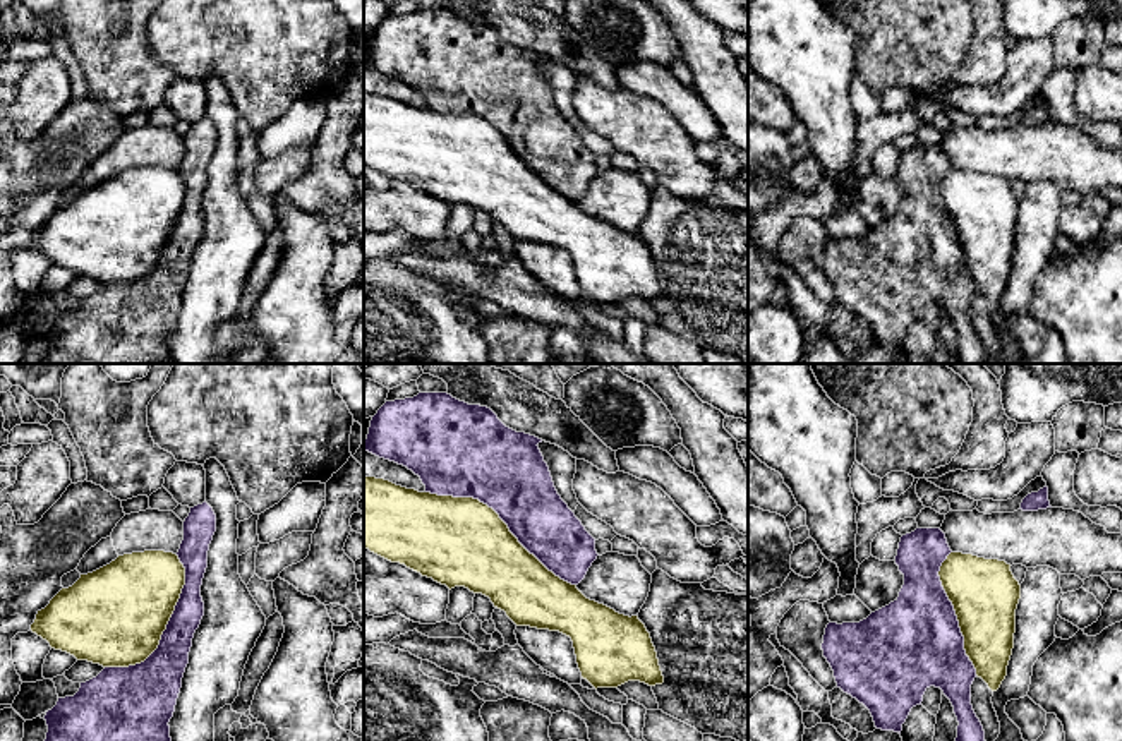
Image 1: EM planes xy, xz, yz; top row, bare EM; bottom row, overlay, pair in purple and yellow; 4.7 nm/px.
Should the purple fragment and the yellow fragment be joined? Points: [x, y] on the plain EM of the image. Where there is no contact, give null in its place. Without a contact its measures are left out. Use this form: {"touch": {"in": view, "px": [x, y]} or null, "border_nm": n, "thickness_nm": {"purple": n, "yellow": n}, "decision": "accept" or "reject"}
{"touch": {"in": "xz", "px": [501, 134]}, "border_nm": 850, "thickness_nm": {"purple": 380, "yellow": 420}, "decision": "reject"}

